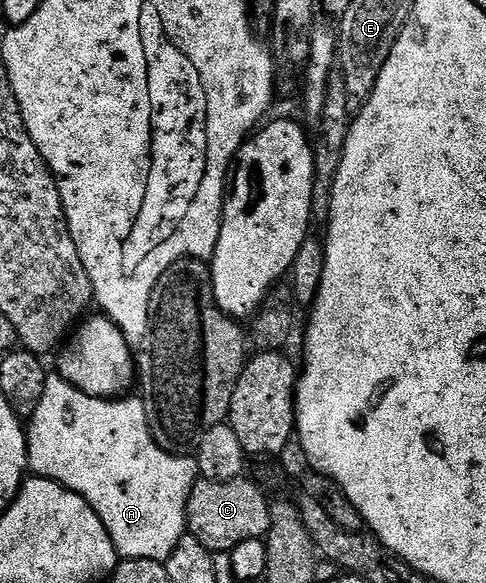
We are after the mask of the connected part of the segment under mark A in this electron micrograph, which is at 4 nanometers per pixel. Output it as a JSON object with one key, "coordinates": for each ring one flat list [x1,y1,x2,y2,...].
{"coordinates":[[59,378,56,381,56,384,55,381,53,384,53,394,48,394,45,398,41,398,41,406,37,406,37,410,29,417,29,423,26,425,28,469,34,475,57,482,61,486,65,486,73,494,85,498,85,502,89,502,89,506,93,506,97,518,101,518,105,530,109,530,109,538,113,538,115,551,119,553,123,560,157,560,165,562,169,558,169,554,173,554,177,542,181,542,181,538,188,535,187,503,196,480,200,479,198,459,191,454,175,456,171,452,165,451,161,446,157,446,157,442,149,430,149,422,147,421,142,399,123,400,127,398,87,396,65,379]]}

